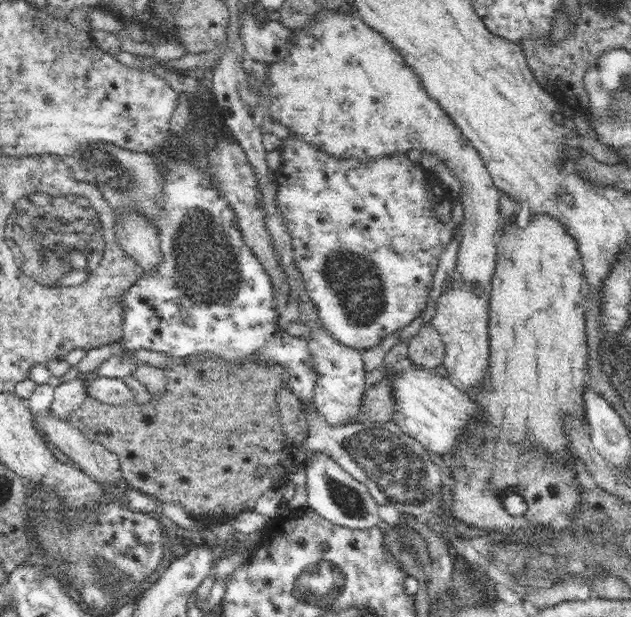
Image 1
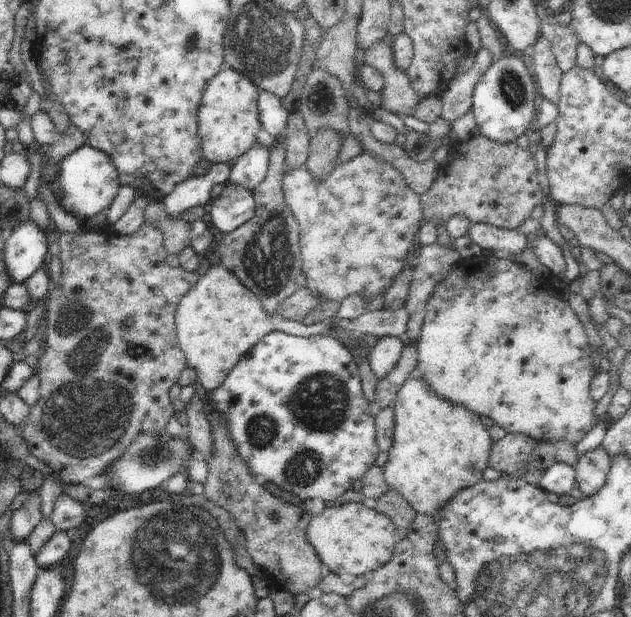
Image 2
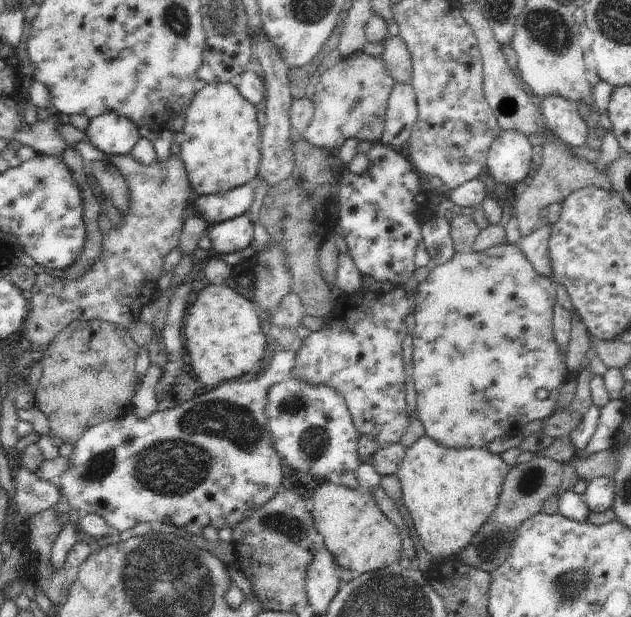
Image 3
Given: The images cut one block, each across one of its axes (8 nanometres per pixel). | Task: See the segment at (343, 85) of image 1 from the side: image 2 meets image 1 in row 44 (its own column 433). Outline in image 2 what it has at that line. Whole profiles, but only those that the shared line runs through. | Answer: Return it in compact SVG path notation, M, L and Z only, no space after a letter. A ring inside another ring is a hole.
M505 256L499 258L491 258L483 264L479 264L477 268L469 270L467 278L463 284L457 282L457 286L449 286L445 290L447 294L437 294L437 290L427 298L425 304L425 316L423 316L423 326L419 332L419 340L417 340L417 370L423 372L423 380L429 384L429 388L441 398L447 400L455 406L463 406L467 410L471 410L475 416L489 416L495 426L503 428L507 434L527 434L531 438L535 438L537 442L557 442L557 440L567 440L567 442L579 442L595 424L597 418L593 416L593 408L595 408L595 400L589 394L589 386L591 380L595 378L593 372L593 358L591 352L593 348L587 344L587 336L585 330L581 326L581 322L577 320L577 316L573 314L571 306L567 302L557 300L555 296L551 296L531 274L527 268L519 266L513 260L507 260Z

